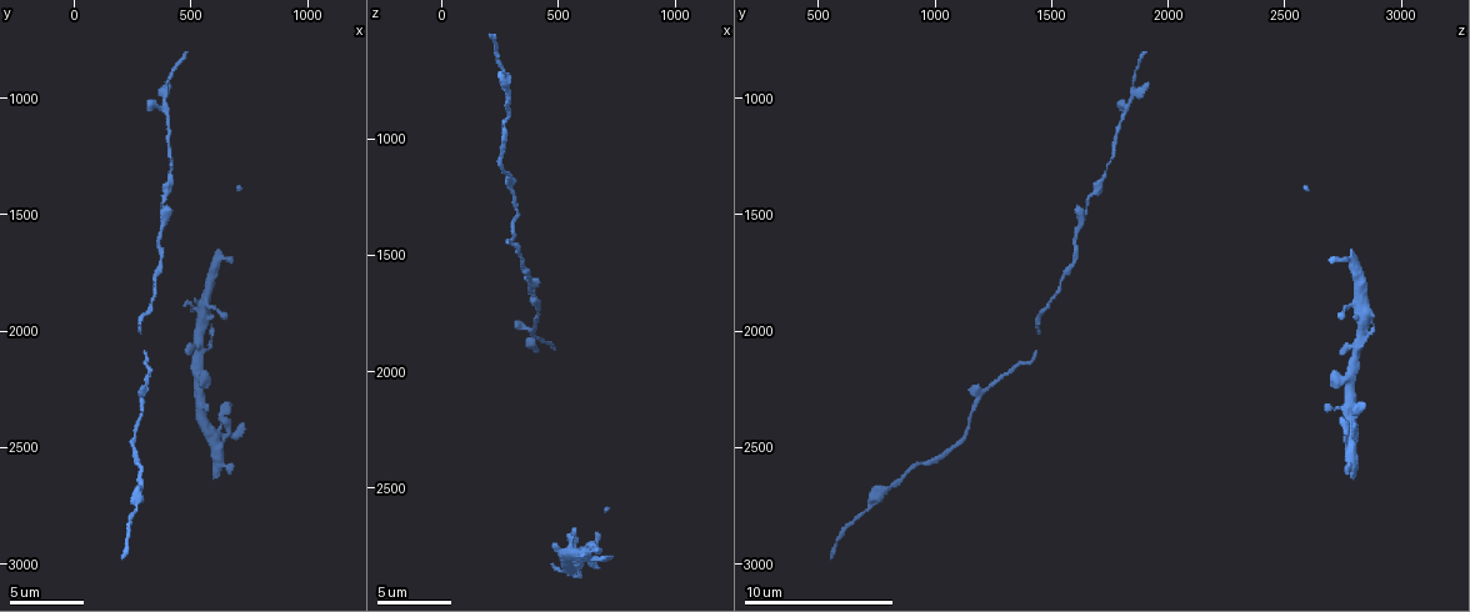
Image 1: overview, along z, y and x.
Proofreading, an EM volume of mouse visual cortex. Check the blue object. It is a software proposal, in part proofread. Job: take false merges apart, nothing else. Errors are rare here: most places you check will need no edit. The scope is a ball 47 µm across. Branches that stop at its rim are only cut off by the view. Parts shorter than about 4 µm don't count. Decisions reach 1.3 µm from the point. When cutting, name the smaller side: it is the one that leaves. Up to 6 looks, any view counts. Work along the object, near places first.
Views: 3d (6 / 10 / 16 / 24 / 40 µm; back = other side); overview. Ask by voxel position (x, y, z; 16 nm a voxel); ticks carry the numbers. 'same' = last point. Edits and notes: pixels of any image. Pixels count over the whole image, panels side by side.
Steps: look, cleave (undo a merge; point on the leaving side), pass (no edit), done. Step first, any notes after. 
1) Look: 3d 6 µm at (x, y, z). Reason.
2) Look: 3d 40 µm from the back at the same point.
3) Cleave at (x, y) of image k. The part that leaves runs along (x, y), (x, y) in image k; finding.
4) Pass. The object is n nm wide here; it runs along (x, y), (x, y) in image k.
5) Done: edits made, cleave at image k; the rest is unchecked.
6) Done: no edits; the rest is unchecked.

Look: 3d 10 µm at (380, 1450, 1660). Arms run side by side.

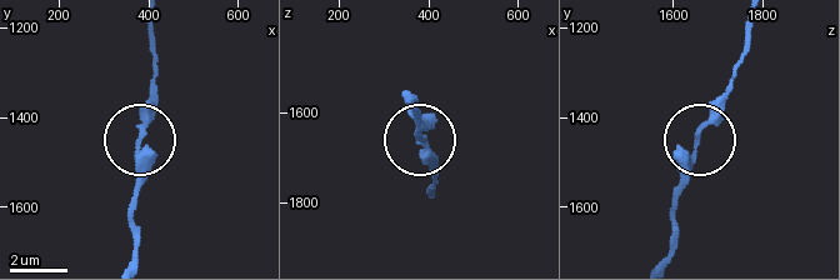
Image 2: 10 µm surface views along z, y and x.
Look: 3d 10 µm from the back at (380, 1450, 1660). From behind.

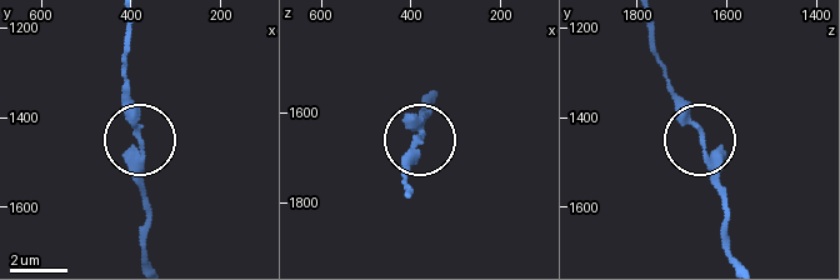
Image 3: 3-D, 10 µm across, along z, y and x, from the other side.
Pass. The object is 200 nm wide here; it runs along (126, 20), (126, 114), (141, 143), (141, 204) in image 3; one neuron here.

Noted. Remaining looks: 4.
Look: 3d 6 µm at (310, 2220, 1260). Thick turns thin.

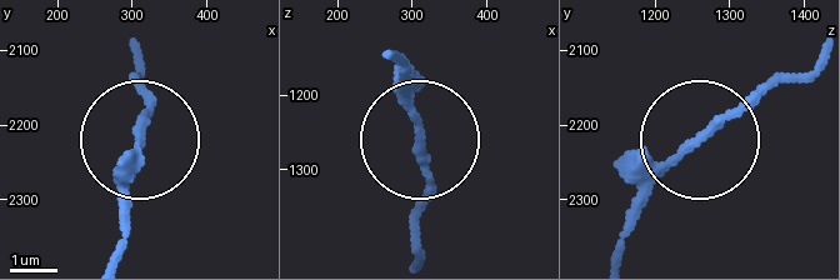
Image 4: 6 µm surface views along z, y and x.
Look: 3d 6 µm from the back at (310, 2215, 1265). Other side.

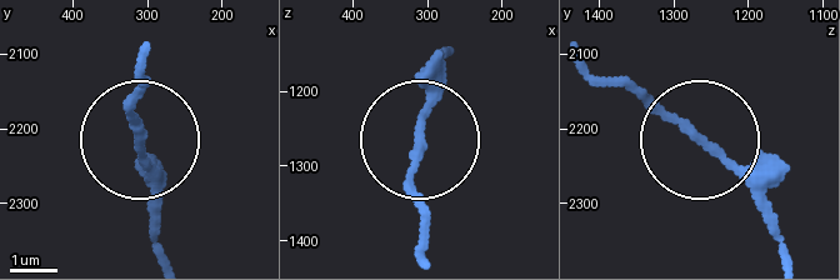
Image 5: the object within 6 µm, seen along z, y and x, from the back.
Pass. It runs along (146, 50), (138, 146), (150, 238) in image 5; one neuron here.

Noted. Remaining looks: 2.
Look: 3d 10 µm at (290, 1970, 1440). Sudden change in width.

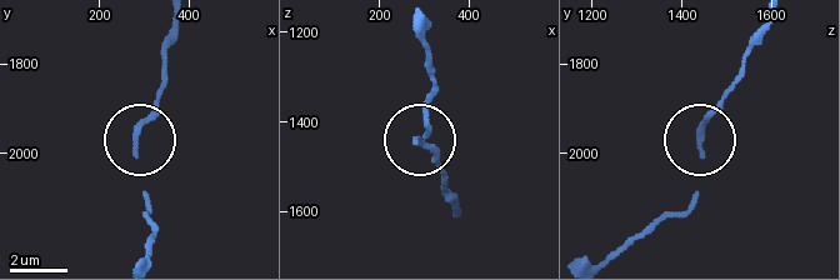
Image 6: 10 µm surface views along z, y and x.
Look: 3d 6 µm at (280, 1960, 1445). Zoom in.

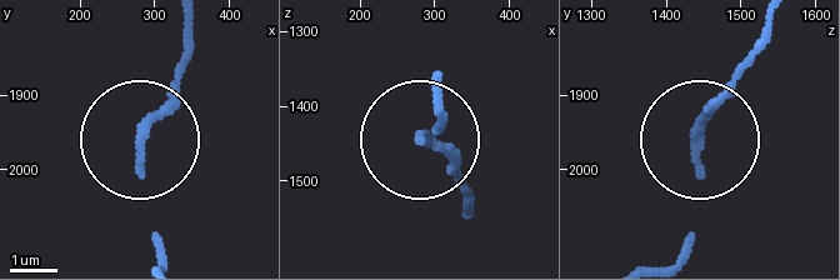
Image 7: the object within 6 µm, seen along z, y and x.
Pass. One neuron here.

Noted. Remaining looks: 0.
Done: no edits; the rest is unchecked.

